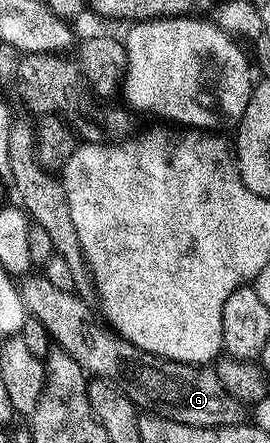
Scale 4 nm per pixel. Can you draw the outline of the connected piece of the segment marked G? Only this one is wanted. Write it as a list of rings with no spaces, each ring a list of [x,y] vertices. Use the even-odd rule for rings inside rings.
[[[45,275],[24,278],[18,290],[27,314],[40,319],[40,323],[48,327],[51,342],[59,350],[67,353],[87,374],[105,377],[121,385],[136,406],[176,423],[211,427],[243,424],[245,417],[242,416],[248,413],[247,406],[224,391],[224,383],[220,383],[213,368],[185,365],[140,351],[124,338],[106,330],[104,325],[97,325],[87,302],[81,301],[71,290],[54,286]]]

